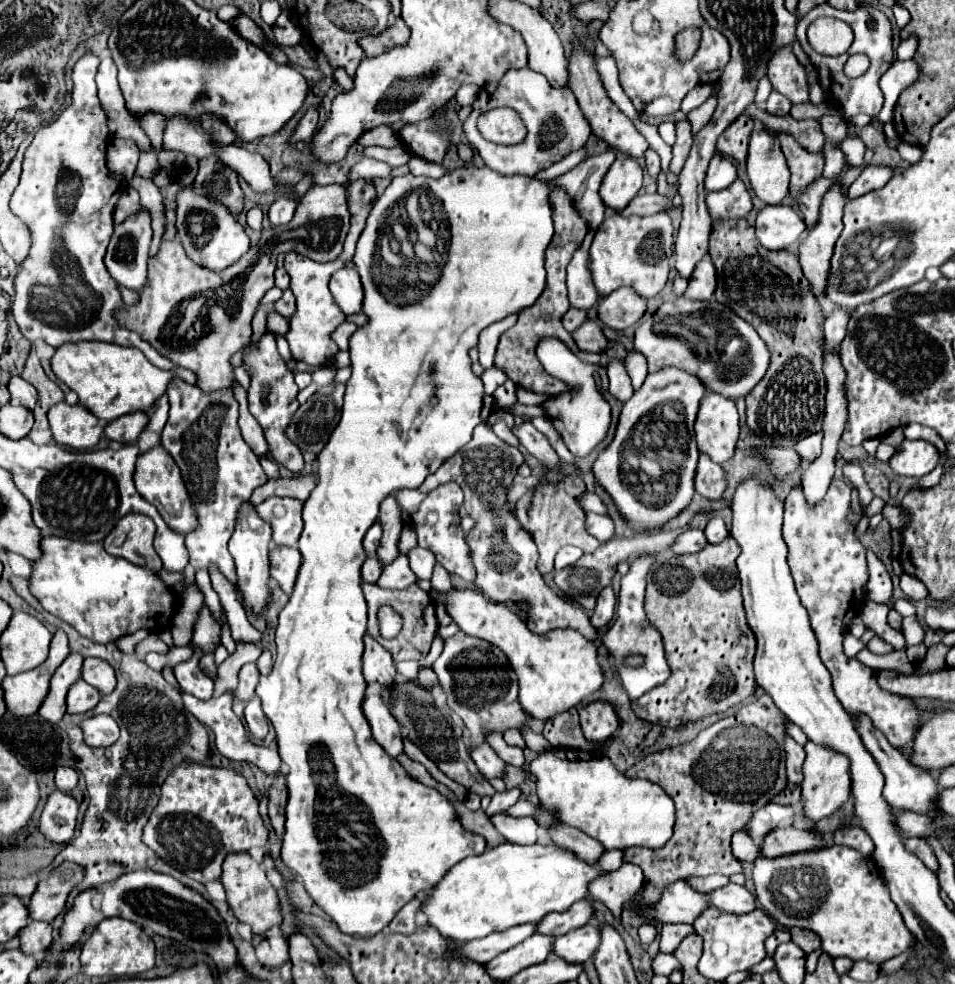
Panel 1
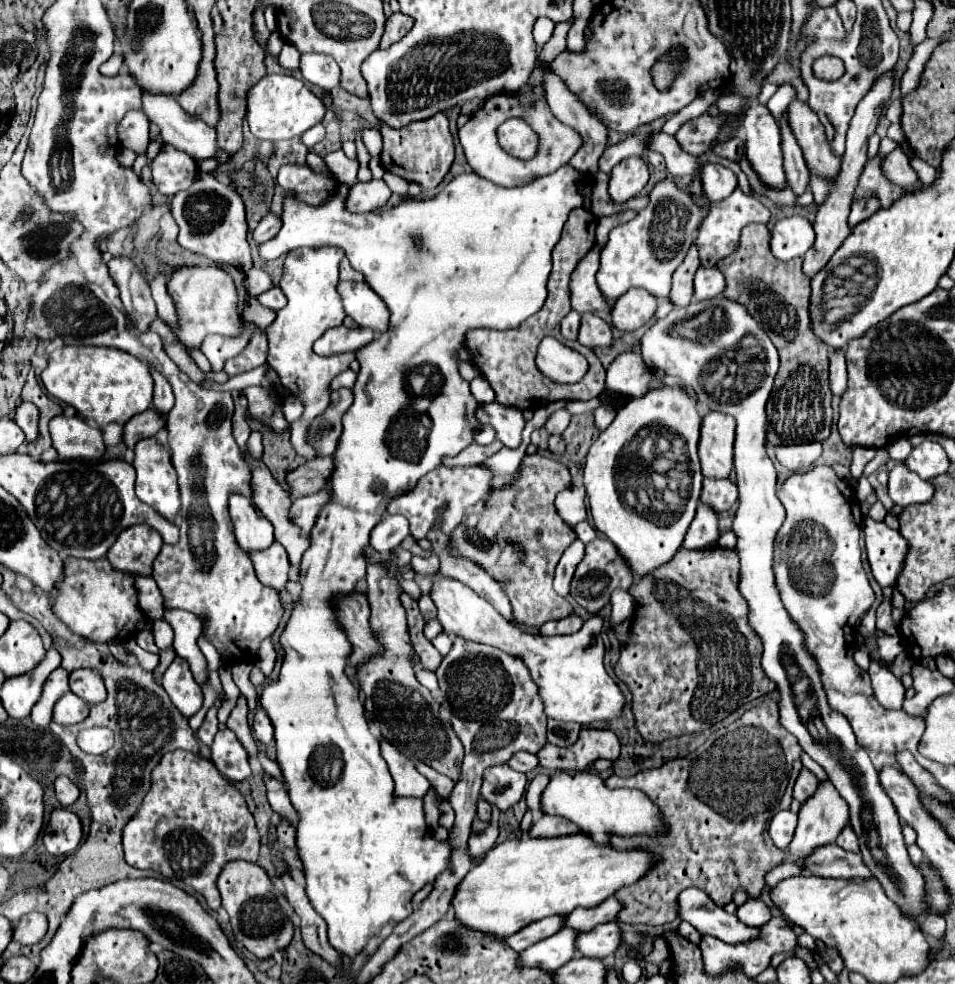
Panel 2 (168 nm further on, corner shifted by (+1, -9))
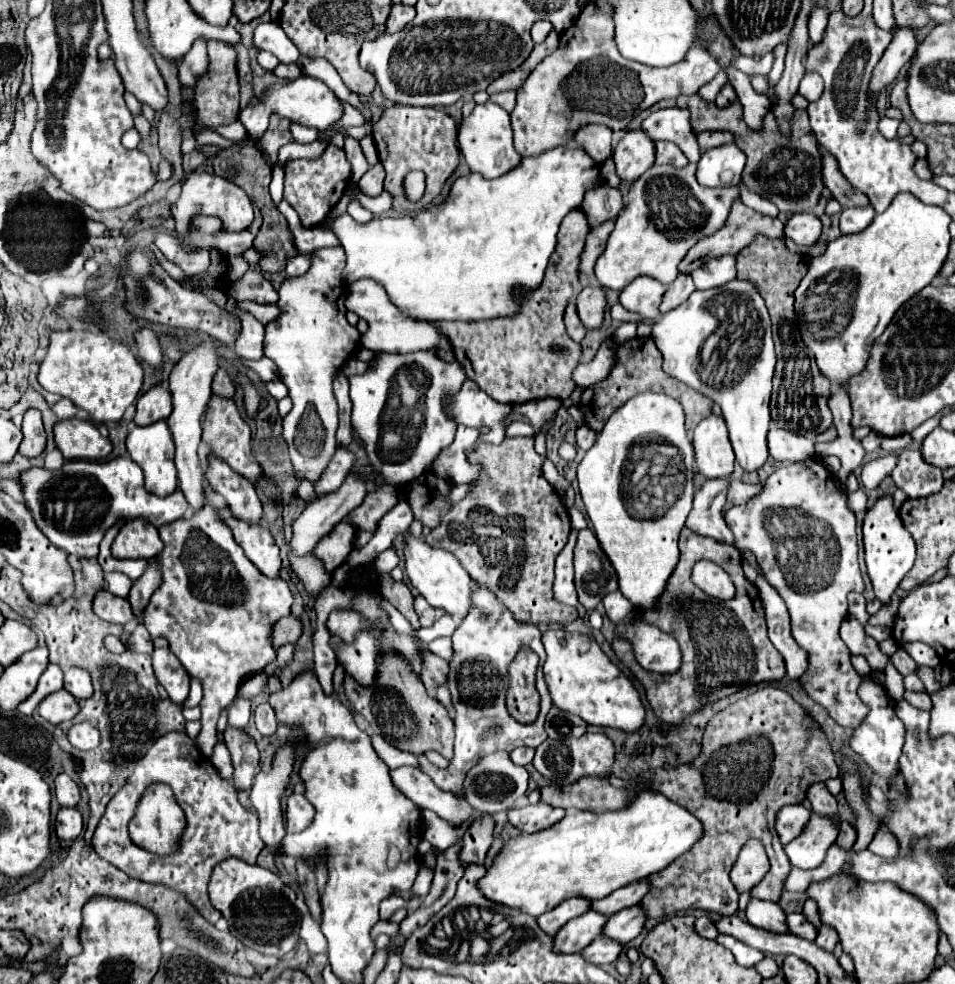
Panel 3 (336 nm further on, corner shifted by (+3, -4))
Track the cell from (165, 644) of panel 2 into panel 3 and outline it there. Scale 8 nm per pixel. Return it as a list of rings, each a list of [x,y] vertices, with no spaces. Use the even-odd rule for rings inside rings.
[[[166,638],[154,640],[152,666],[156,678],[166,688],[170,700],[182,706],[182,702],[188,698],[190,692],[190,674],[182,668],[180,660],[170,652],[170,644]]]

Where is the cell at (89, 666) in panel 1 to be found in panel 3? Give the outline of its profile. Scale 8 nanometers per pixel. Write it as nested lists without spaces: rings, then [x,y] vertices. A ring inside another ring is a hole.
[[[70,668],[64,674],[64,688],[78,700],[90,698],[94,688],[92,688],[92,678],[90,672],[84,668]]]

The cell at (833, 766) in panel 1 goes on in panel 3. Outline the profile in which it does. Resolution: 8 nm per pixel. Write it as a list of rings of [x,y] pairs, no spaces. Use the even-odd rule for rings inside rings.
[[[812,812],[806,828],[784,846],[790,864],[802,870],[818,868],[826,856],[826,850],[834,844],[838,836],[838,820],[832,816],[820,816]]]

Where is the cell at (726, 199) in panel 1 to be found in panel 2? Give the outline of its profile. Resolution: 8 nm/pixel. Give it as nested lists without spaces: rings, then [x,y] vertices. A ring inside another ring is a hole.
[[[736,189],[730,197],[726,197],[724,201],[712,203],[710,205],[710,213],[704,219],[698,237],[696,237],[696,247],[698,247],[698,255],[700,255],[700,267],[714,267],[720,259],[728,257],[730,253],[734,253],[738,249],[738,239],[740,239],[740,231],[742,227],[750,225],[750,223],[768,223],[770,221],[770,211],[754,197],[744,195],[740,189]]]

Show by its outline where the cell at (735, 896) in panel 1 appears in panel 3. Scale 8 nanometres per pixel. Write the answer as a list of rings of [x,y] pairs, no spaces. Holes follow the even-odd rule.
[[[750,898],[746,906],[746,920],[756,928],[764,928],[770,932],[788,932],[786,914],[776,902]]]

